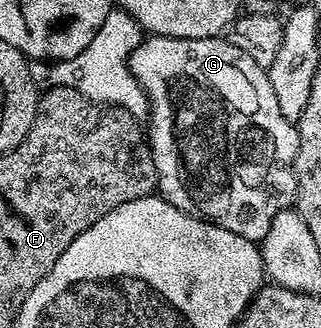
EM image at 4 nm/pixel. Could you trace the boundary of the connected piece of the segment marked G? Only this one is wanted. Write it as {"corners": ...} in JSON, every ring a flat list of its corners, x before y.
{"corners":[[150,35,143,38,142,43,130,54,130,72,136,77,136,81,144,89,146,99,150,103,148,112,148,142,152,161,156,165,158,174,157,190,161,198,167,199,172,206,189,215,196,215,208,223,214,223,218,227,228,229,232,233,240,233,240,237,248,237,255,241,261,241,268,233,268,227,281,211,293,208,298,193,298,182,294,172,294,162,298,152,298,129,295,124,280,113,280,104,276,102,276,93,272,93,272,81,267,68,256,65,248,53,236,49,236,45,230,43,229,38,217,39,173,39,167,35]]}

